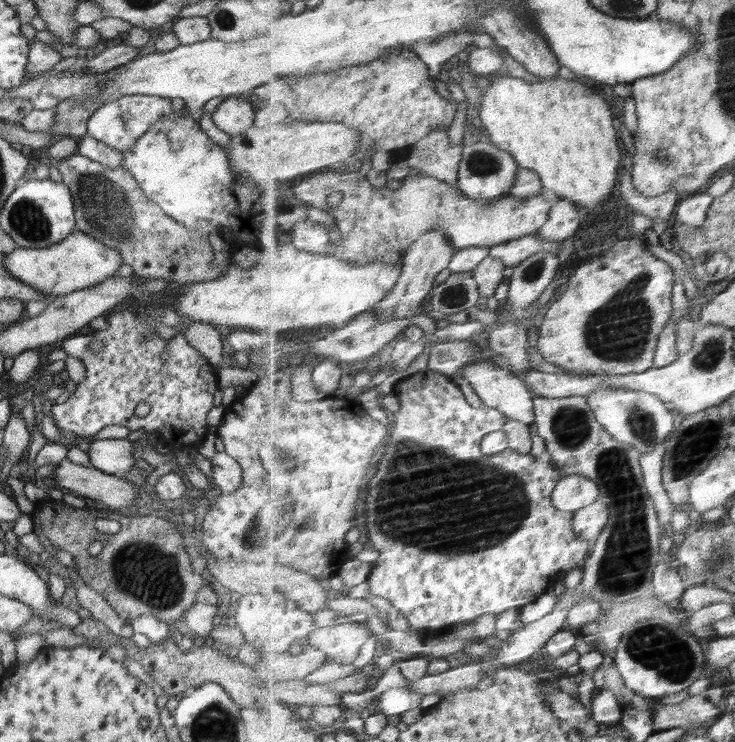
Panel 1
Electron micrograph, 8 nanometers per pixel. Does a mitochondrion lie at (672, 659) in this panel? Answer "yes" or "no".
yes

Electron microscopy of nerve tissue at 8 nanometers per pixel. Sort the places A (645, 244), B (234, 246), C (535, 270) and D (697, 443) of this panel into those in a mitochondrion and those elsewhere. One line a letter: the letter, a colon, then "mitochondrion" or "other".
A: other
B: other
C: mitochondrion
D: mitochondrion

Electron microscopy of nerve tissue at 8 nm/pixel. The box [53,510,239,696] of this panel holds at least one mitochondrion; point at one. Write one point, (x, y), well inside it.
(152, 575)

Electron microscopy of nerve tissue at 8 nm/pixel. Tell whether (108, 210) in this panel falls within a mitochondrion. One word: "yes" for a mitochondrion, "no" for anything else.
yes

